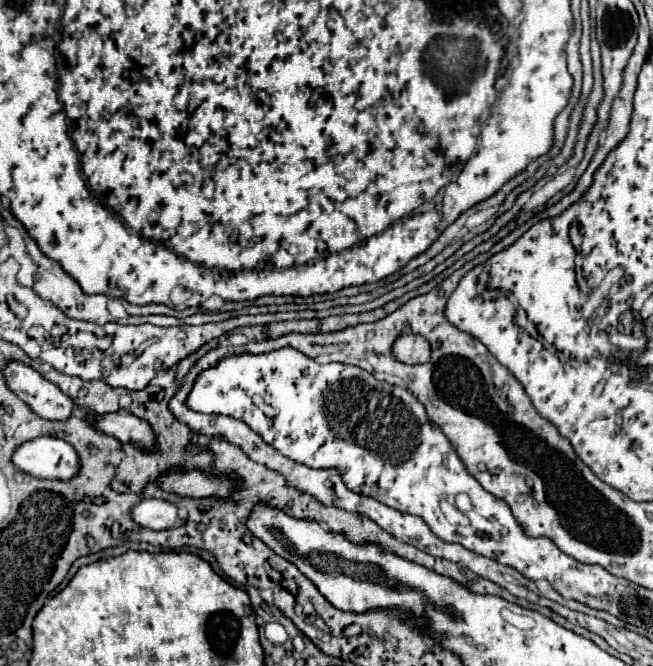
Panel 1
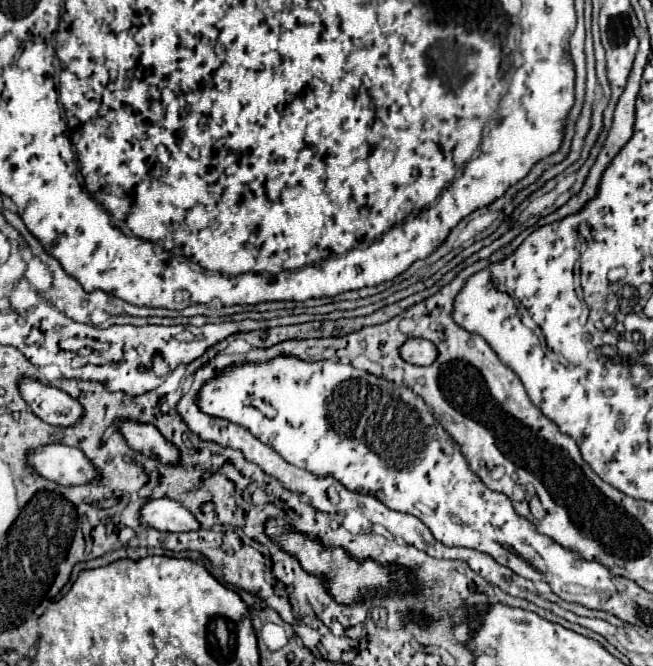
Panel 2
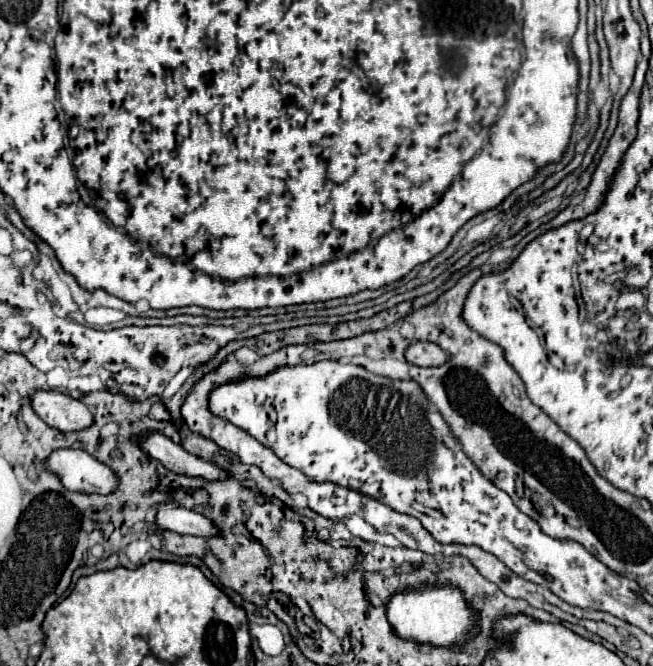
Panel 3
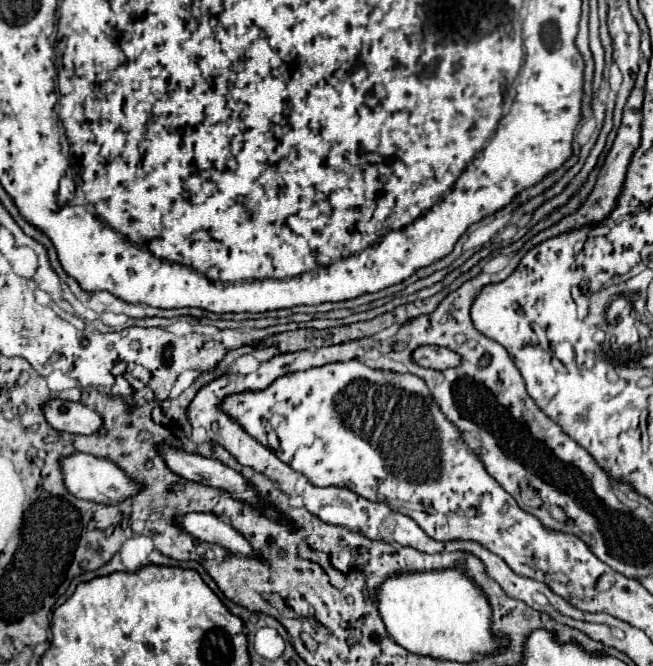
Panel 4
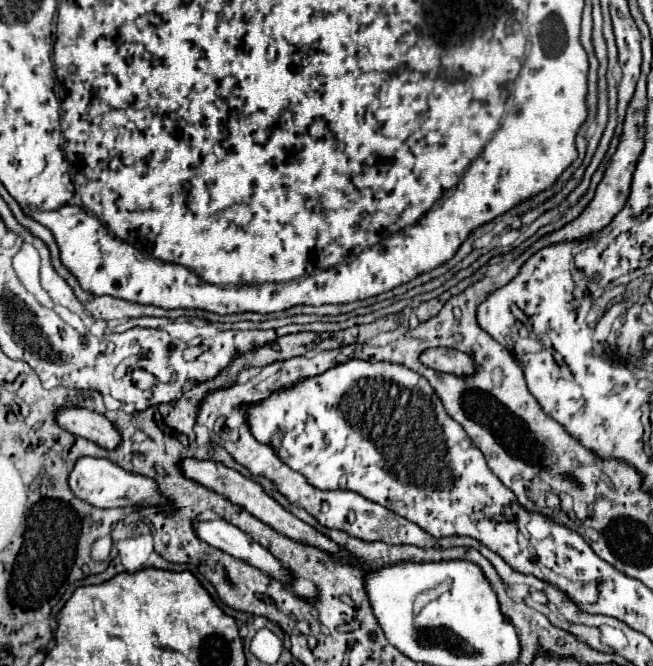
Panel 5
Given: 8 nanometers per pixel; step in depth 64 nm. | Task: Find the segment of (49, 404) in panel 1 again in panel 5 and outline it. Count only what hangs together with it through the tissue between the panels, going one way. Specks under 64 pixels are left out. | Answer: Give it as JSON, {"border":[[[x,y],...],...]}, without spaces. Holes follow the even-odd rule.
{"border":[[[66,408],[58,412],[58,424],[68,432],[92,440],[100,448],[116,450],[122,442],[118,428],[102,414],[86,408]]]}

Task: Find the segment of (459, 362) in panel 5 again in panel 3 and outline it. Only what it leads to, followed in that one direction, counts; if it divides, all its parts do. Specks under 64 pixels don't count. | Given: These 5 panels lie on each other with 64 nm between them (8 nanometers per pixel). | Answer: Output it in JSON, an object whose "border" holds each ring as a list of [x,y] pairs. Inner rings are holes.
{"border":[[[416,342],[406,350],[406,360],[414,366],[442,366],[448,362],[448,354],[432,342]]]}

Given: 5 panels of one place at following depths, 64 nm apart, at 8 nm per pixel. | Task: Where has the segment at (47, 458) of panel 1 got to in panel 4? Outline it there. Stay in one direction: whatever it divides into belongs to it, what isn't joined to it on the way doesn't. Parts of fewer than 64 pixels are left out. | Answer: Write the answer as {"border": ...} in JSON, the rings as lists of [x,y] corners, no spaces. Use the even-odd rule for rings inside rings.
{"border":[[[76,454],[76,456],[64,458],[62,472],[64,472],[66,488],[76,498],[98,502],[98,504],[120,504],[120,502],[136,496],[142,490],[142,486],[136,480],[132,480],[130,476],[126,476],[114,462],[110,462],[106,458],[96,458],[90,454]]]}

